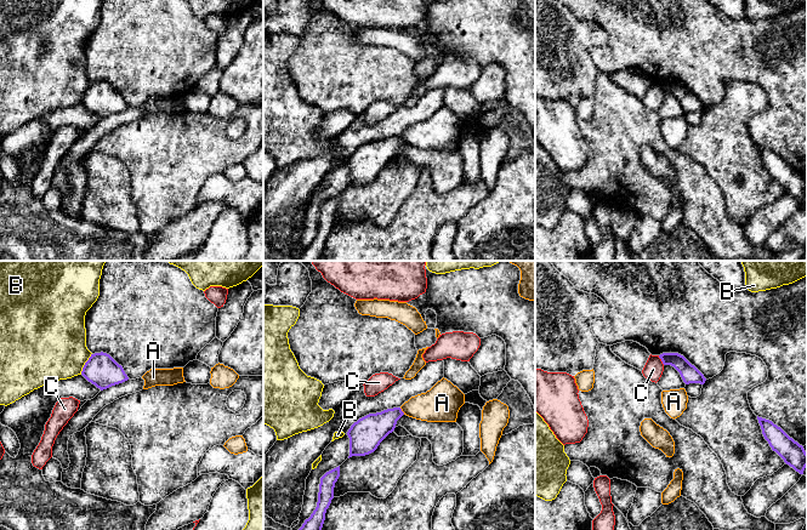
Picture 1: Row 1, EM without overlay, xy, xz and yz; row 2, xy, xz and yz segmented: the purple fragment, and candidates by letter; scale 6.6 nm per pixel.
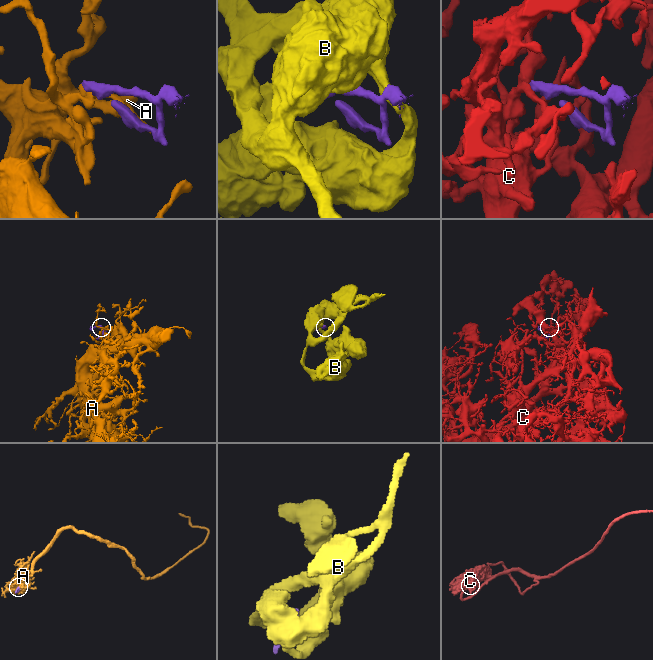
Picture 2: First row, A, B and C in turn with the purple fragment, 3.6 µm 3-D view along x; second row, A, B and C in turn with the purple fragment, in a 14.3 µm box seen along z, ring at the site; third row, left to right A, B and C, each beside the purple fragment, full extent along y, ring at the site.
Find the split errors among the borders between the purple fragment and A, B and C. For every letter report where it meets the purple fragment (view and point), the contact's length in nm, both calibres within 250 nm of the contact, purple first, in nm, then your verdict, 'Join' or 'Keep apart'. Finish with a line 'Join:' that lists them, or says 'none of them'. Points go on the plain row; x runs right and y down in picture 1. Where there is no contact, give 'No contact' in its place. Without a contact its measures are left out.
A: Touches purple at xz (402, 140). Shared border 60 nm. Thickness 200 nm (purple) against 240 nm. Keep apart
B: Touches purple at xy (85, 92). Shared border 160 nm. Thickness 220 nm (purple) against 440 nm. Keep apart
C: Touches purple at yz (661, 89). Shared border 80 nm. Thickness 120 nm (purple) against 130 nm. Keep apart
Join: none of them

